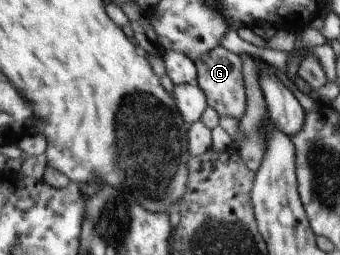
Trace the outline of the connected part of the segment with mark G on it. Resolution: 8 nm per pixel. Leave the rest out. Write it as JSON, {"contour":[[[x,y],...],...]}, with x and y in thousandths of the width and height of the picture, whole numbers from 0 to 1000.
{"contour":[[[638,176],[576,224],[565,243],[576,263],[574,325],[606,380],[606,412],[624,420],[641,455],[679,455],[703,471],[715,451],[724,400],[706,224]]]}

